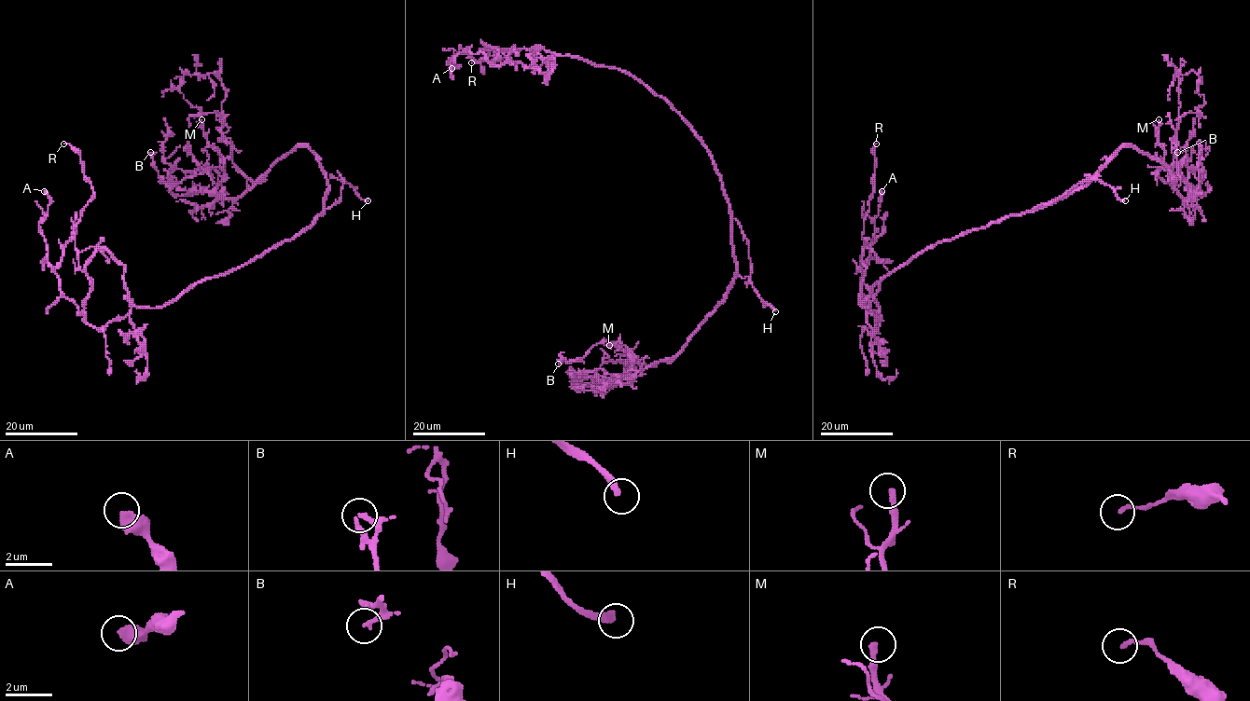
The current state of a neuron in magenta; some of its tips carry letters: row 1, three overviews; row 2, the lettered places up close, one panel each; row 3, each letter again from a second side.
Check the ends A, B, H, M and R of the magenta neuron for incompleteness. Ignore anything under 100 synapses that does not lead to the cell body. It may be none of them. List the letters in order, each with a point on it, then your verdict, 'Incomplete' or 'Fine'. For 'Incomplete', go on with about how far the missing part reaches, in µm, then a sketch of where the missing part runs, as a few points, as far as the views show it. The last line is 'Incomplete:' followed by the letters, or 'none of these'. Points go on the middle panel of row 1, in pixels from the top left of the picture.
A: Place: (451, 68). Fine
B: Place: (558, 364). Fine
H: Place: (775, 311). Incomplete. Missing length about 9 µm. Course of what is missing: (775, 311), (786, 324), (787, 333)
M: Place: (609, 345). Incomplete. Missing length about 45 µm. Course of what is missing: (609, 345), (603, 353), (584, 347), (573, 348), (549, 364), (556, 366), (537, 364), (534, 359), (540, 358)
R: Place: (471, 62). Fine
Incomplete: H, M

